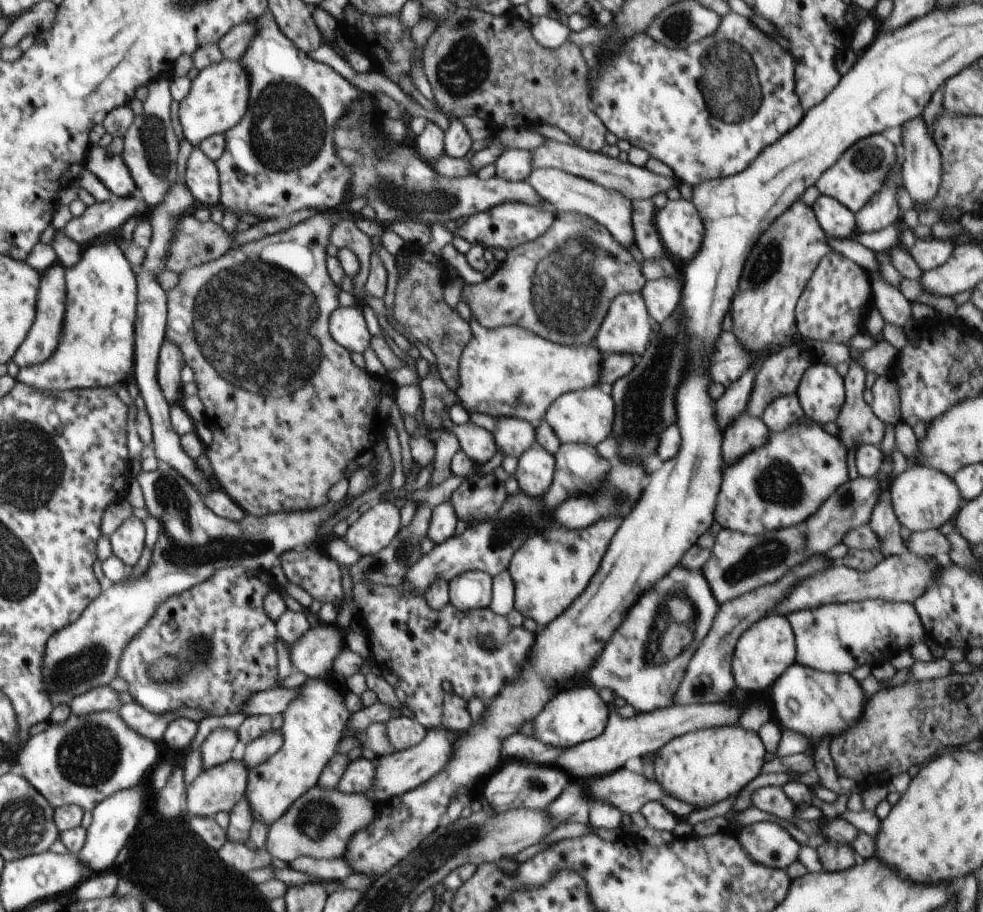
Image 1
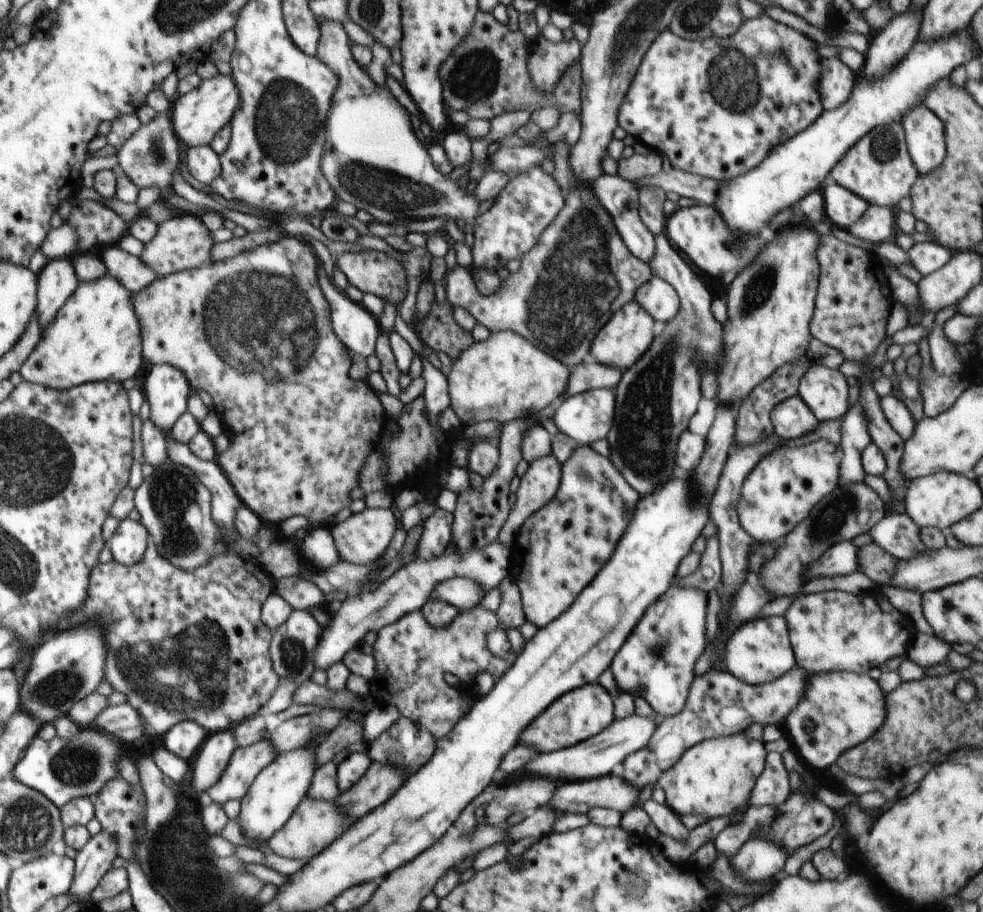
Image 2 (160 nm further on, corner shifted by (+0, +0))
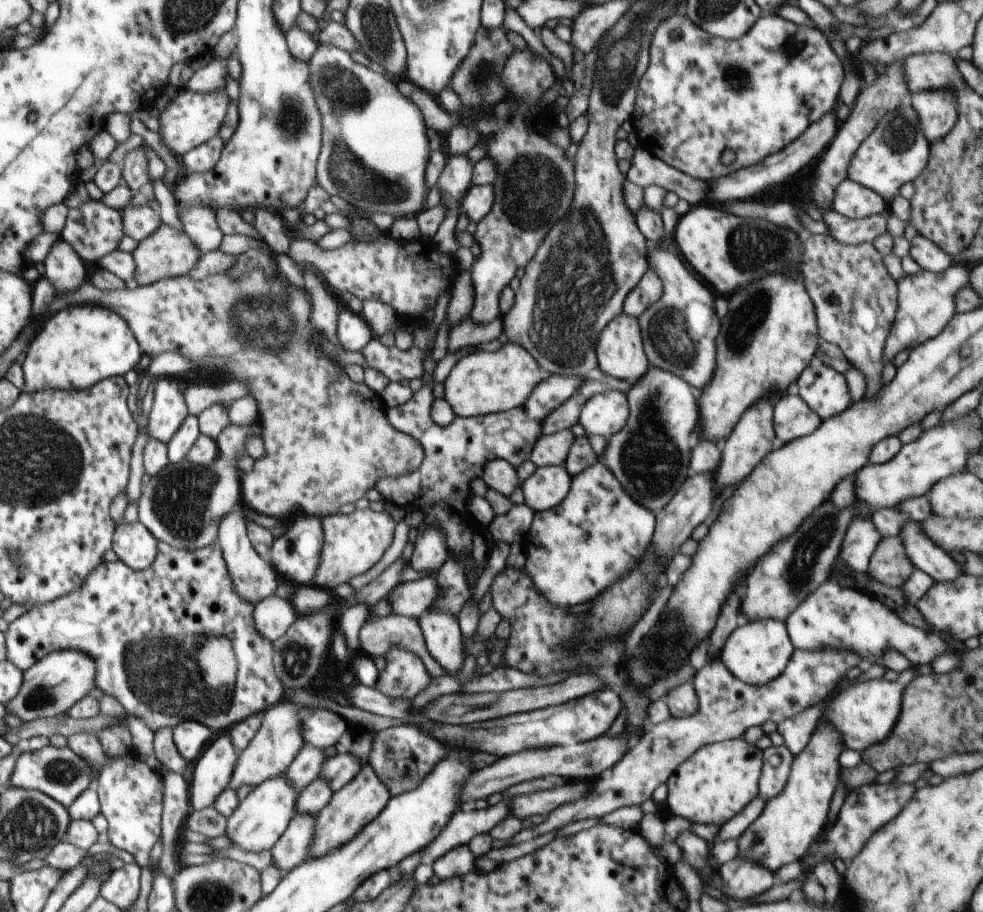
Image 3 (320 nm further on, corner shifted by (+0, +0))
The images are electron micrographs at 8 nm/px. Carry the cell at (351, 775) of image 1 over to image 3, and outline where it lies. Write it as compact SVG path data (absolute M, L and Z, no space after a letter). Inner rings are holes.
M336 753L335 756L324 759L319 776L325 779L335 793L344 788L359 773L361 768L362 764L352 753Z

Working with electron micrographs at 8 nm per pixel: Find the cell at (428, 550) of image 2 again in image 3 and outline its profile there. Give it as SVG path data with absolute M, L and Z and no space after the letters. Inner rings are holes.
M430 525L426 531L418 530L416 544L409 565L418 572L435 576L439 568L448 560L449 550L444 535Z

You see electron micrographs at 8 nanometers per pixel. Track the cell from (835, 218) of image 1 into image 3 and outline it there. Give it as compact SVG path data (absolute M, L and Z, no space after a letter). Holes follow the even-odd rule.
M848 178L835 188L833 210L843 217L863 219L870 215L888 213L888 205L877 192Z

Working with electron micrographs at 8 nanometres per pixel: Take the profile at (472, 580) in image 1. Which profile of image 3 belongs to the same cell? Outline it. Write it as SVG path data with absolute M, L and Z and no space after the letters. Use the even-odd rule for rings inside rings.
M434 576L424 577L415 581L399 582L387 595L387 600L390 603L394 615L405 616L418 620L427 610L430 610L433 600L439 595L439 585Z

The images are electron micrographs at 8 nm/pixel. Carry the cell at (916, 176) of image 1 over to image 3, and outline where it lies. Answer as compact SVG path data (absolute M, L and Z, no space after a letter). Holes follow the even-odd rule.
M944 89L914 93L912 106L919 118L919 128L931 146L952 130L959 117L955 98Z

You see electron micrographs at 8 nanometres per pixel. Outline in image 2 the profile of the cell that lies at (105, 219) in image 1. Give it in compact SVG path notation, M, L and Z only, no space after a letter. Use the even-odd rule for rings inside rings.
M63 223L60 227L51 228L42 242L40 251L48 256L49 260L71 258L78 248L78 234L70 224Z

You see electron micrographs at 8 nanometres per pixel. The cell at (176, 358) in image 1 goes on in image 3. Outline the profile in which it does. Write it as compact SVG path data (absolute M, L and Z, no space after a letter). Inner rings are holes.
M162 377L158 380L147 431L152 439L167 445L189 415L183 397L186 386L175 377Z

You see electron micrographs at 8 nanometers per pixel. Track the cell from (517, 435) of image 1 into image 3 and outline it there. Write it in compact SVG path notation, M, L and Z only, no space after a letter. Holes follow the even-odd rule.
M562 429L549 435L542 435L536 440L528 460L537 467L556 465L564 469L575 438L576 436L570 429Z

